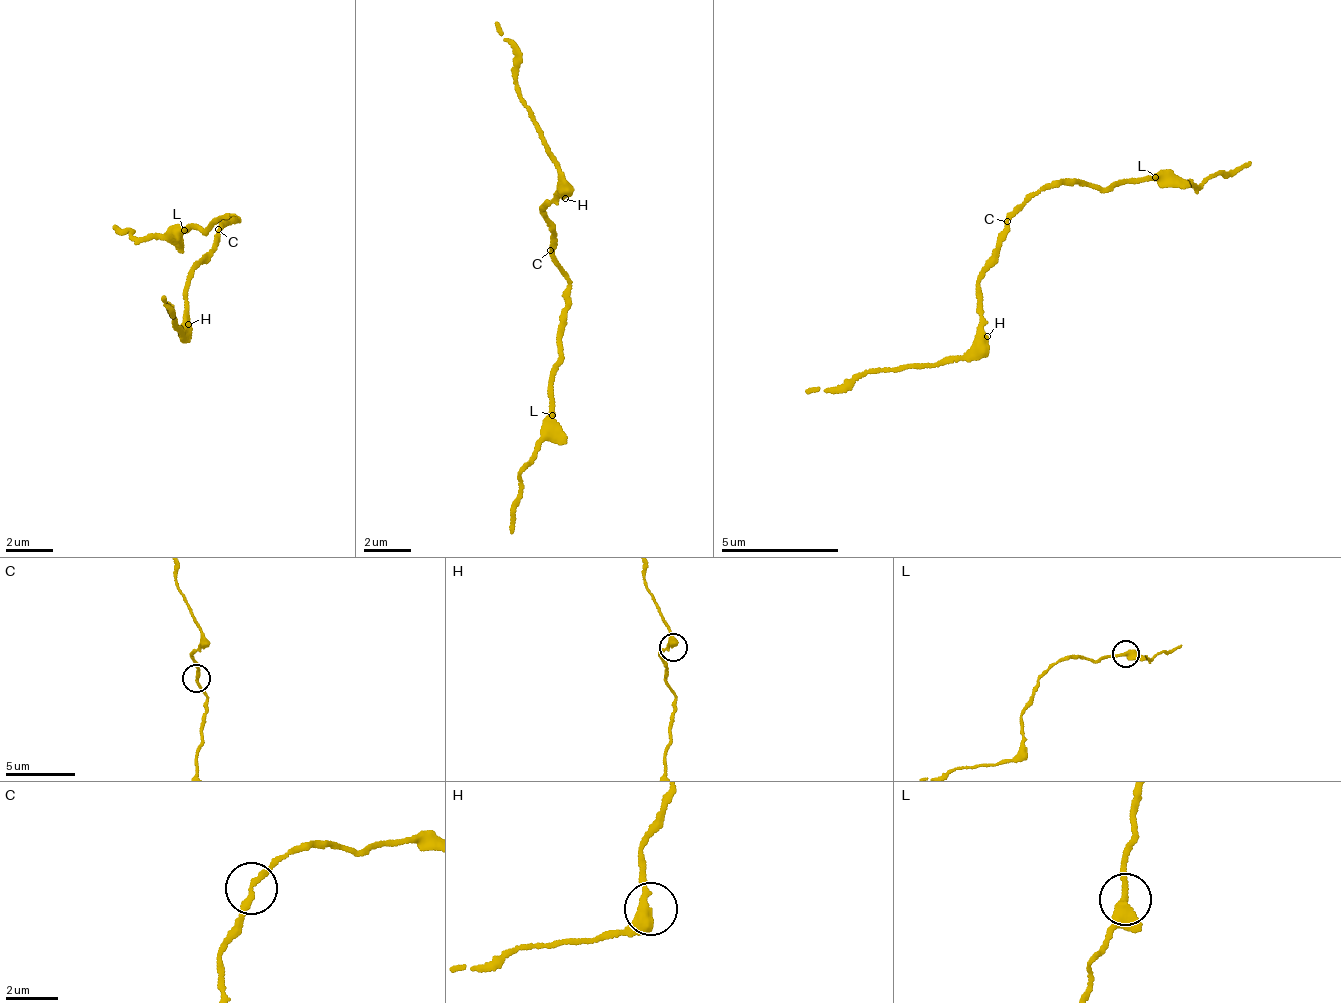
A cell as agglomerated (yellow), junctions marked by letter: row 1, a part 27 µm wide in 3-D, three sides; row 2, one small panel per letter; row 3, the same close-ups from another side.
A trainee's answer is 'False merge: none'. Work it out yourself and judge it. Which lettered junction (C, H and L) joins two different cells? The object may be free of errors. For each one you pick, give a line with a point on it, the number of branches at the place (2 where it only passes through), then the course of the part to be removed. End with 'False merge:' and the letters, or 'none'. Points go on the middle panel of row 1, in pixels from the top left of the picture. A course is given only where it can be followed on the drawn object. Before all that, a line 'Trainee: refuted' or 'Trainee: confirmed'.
Trainee: refuted
L: place (552, 415); branches 3; course (550, 414), (550, 435), (523, 468), (509, 535)
False merge: L

